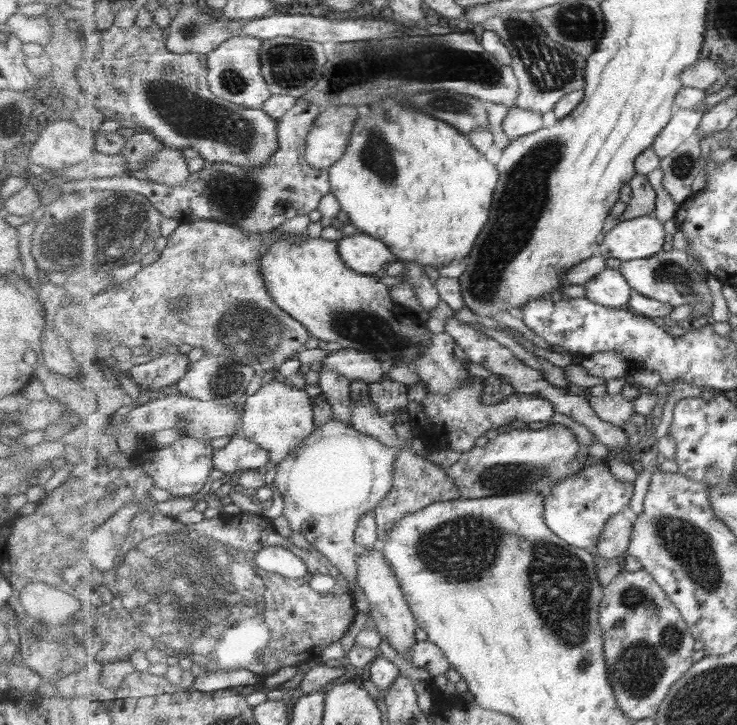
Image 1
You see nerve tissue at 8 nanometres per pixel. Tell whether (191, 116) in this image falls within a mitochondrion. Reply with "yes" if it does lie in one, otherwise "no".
yes

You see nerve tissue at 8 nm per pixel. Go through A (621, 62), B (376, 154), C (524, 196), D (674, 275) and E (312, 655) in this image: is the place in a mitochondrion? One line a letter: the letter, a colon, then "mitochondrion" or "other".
A: other
B: mitochondrion
C: mitochondrion
D: mitochondrion
E: other

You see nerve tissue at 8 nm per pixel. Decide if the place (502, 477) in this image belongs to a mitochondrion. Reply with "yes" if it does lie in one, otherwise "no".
yes

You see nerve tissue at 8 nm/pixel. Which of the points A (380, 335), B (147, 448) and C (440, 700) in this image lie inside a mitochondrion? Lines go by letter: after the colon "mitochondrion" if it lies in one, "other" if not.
A: mitochondrion
B: other
C: other

